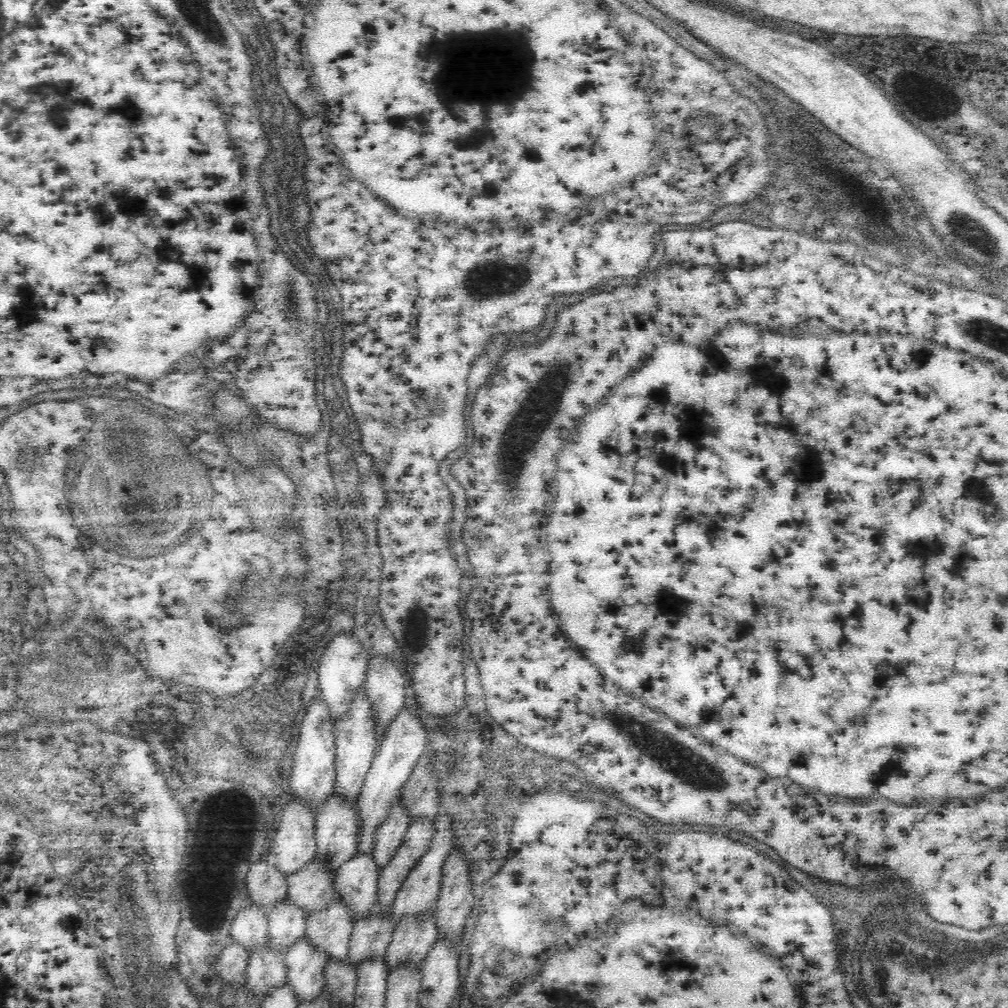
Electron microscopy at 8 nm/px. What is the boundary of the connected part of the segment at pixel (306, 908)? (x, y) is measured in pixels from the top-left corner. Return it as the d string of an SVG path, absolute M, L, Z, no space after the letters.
M315 857L302 870L286 878L287 899L304 911L306 918L327 909L337 898L334 876L326 868L328 865Z

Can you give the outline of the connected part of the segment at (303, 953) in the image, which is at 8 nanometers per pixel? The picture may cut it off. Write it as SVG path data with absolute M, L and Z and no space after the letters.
M303 935L289 950L283 962L286 965L286 983L292 989L296 1003L314 1004L316 998L324 988L324 957L314 951Z

